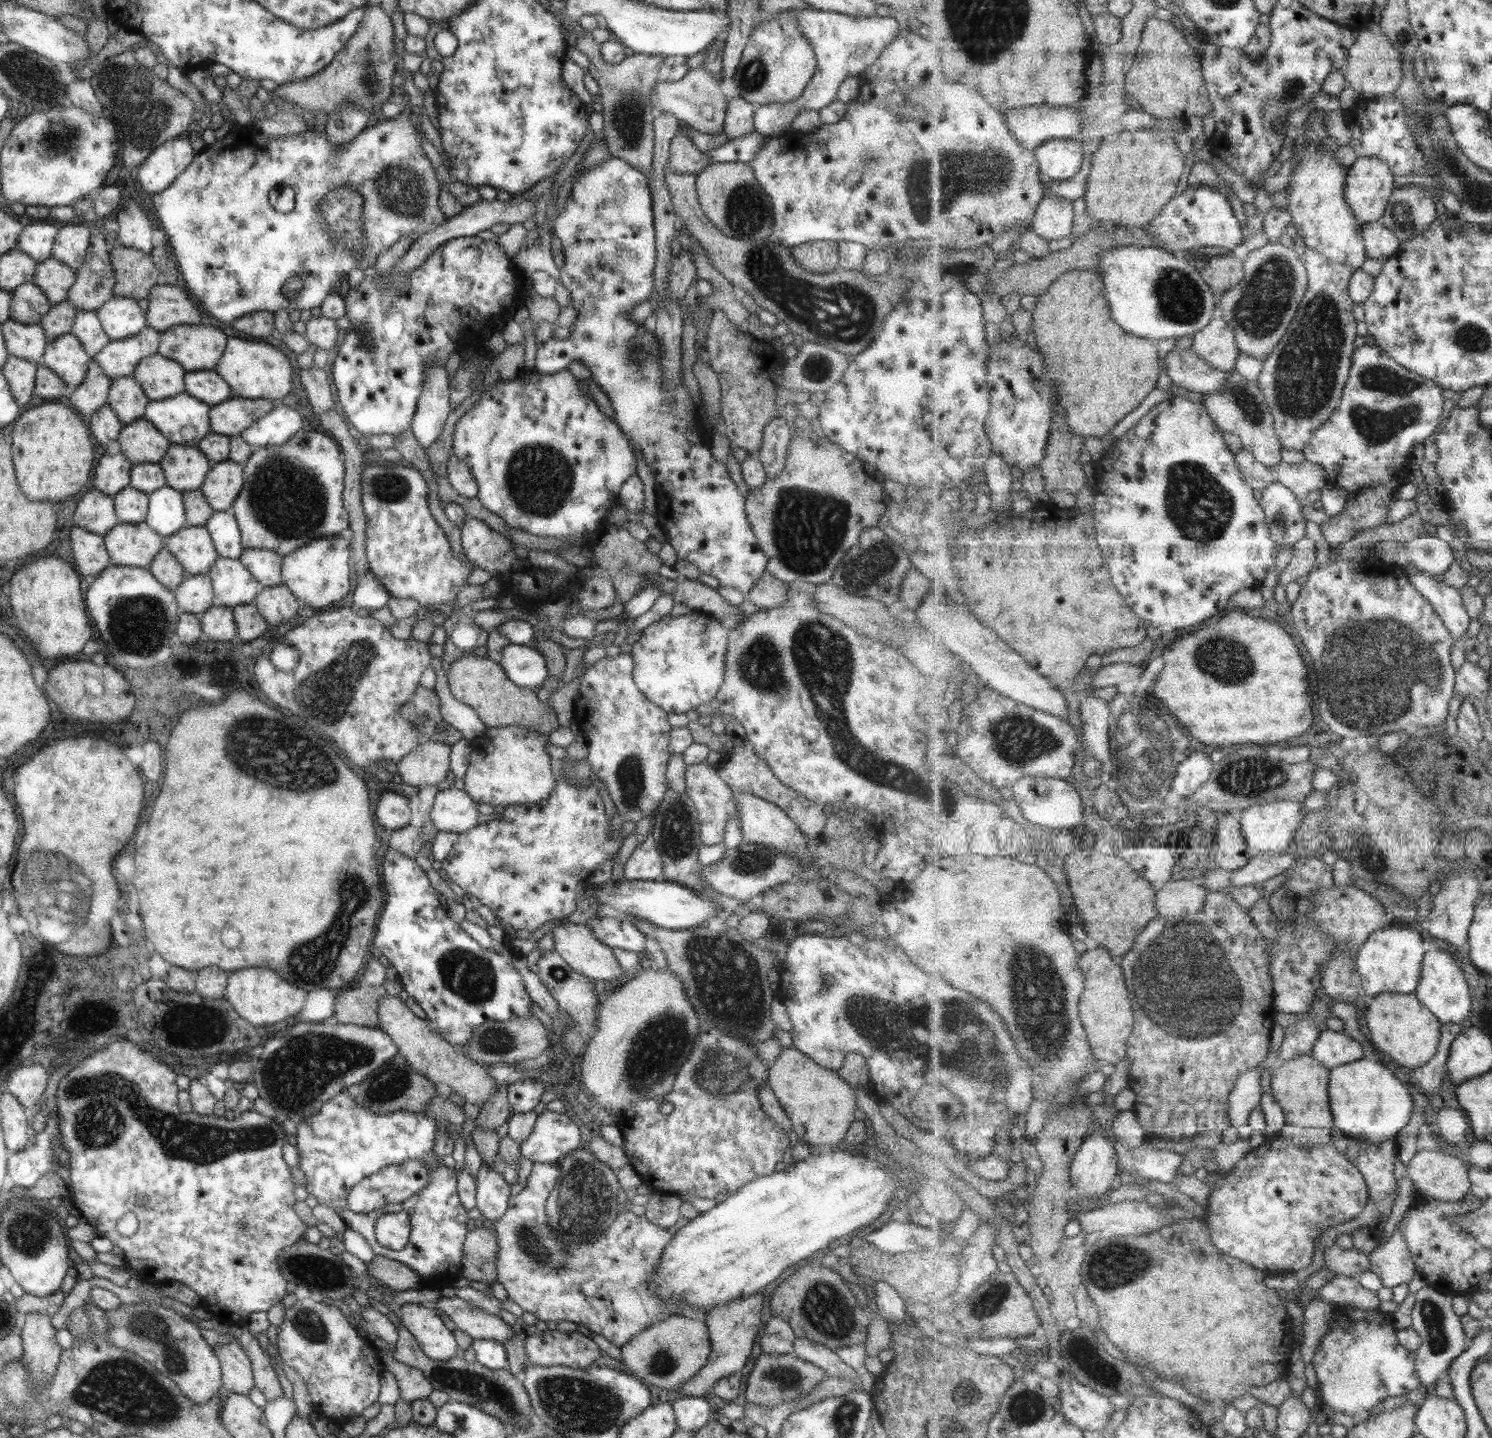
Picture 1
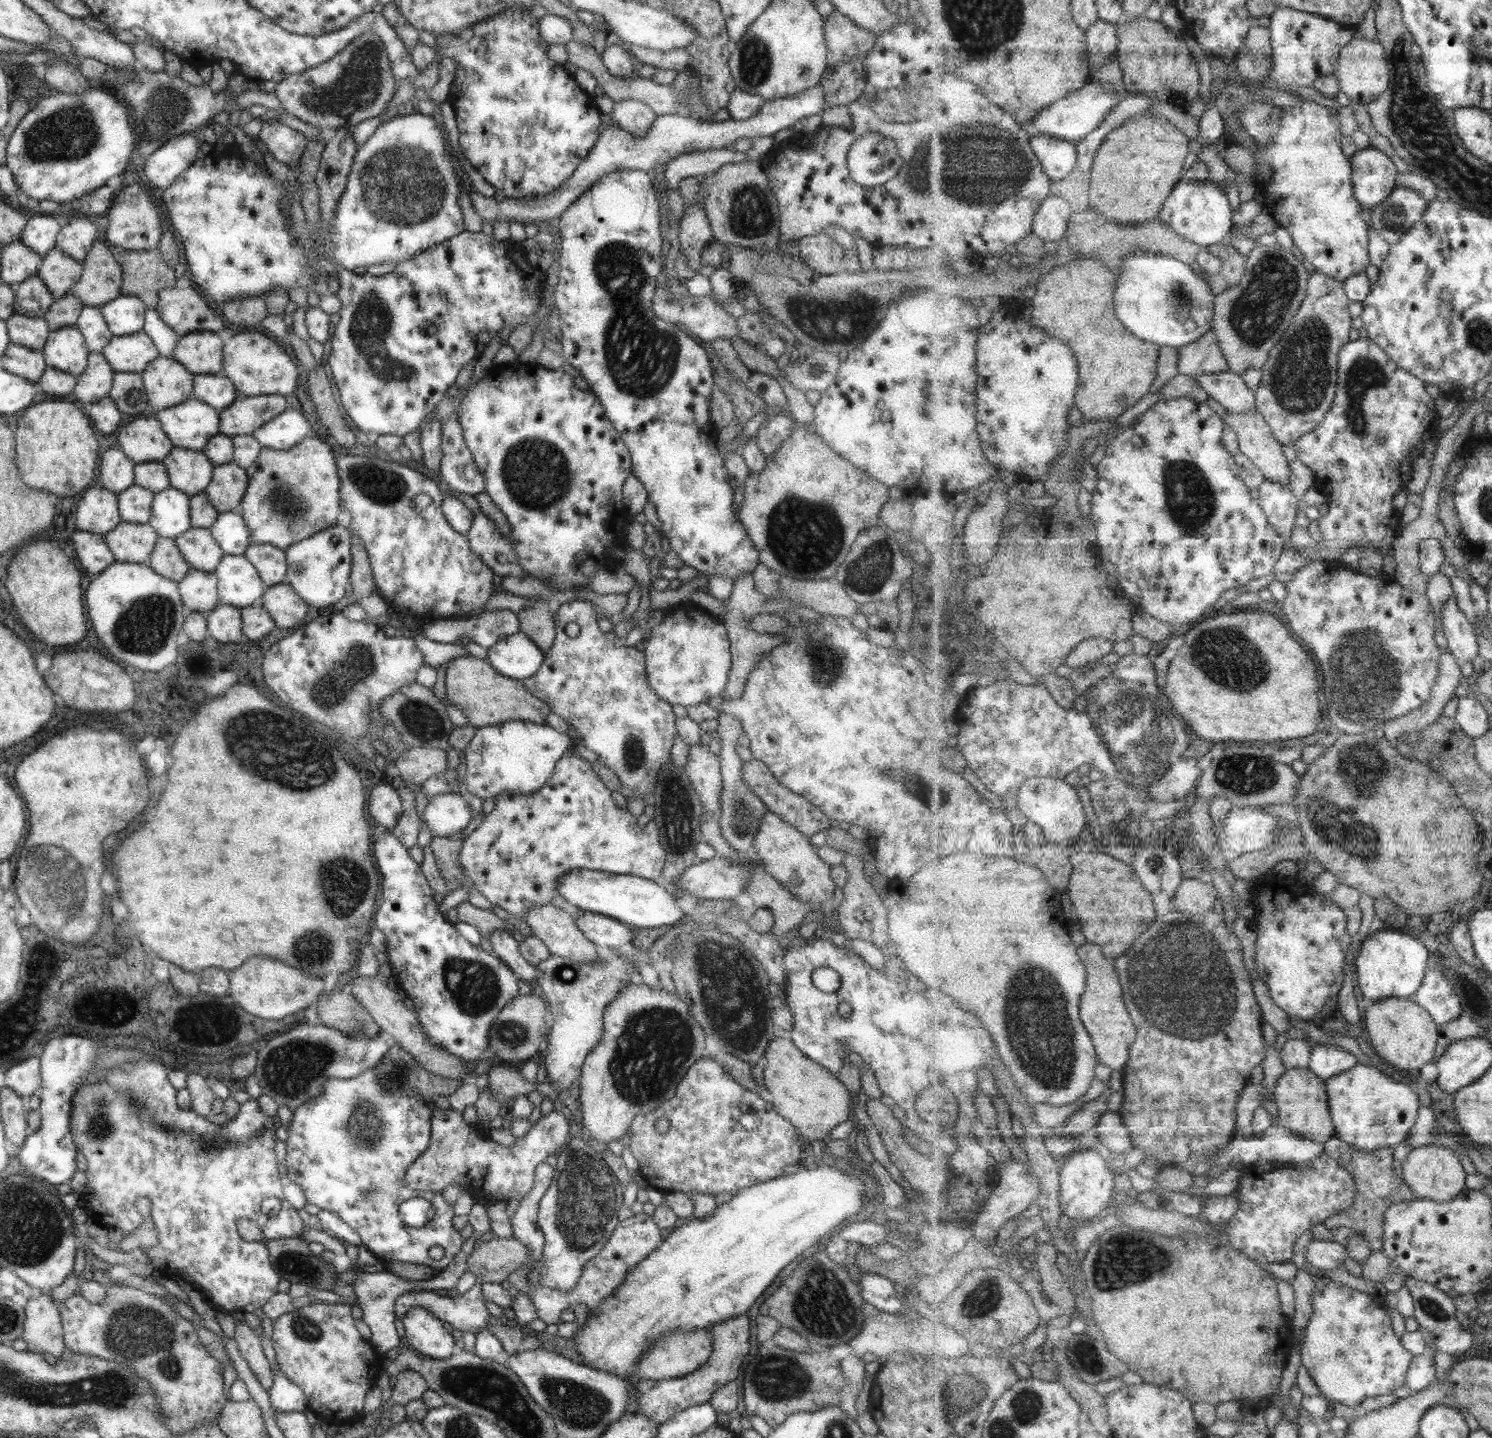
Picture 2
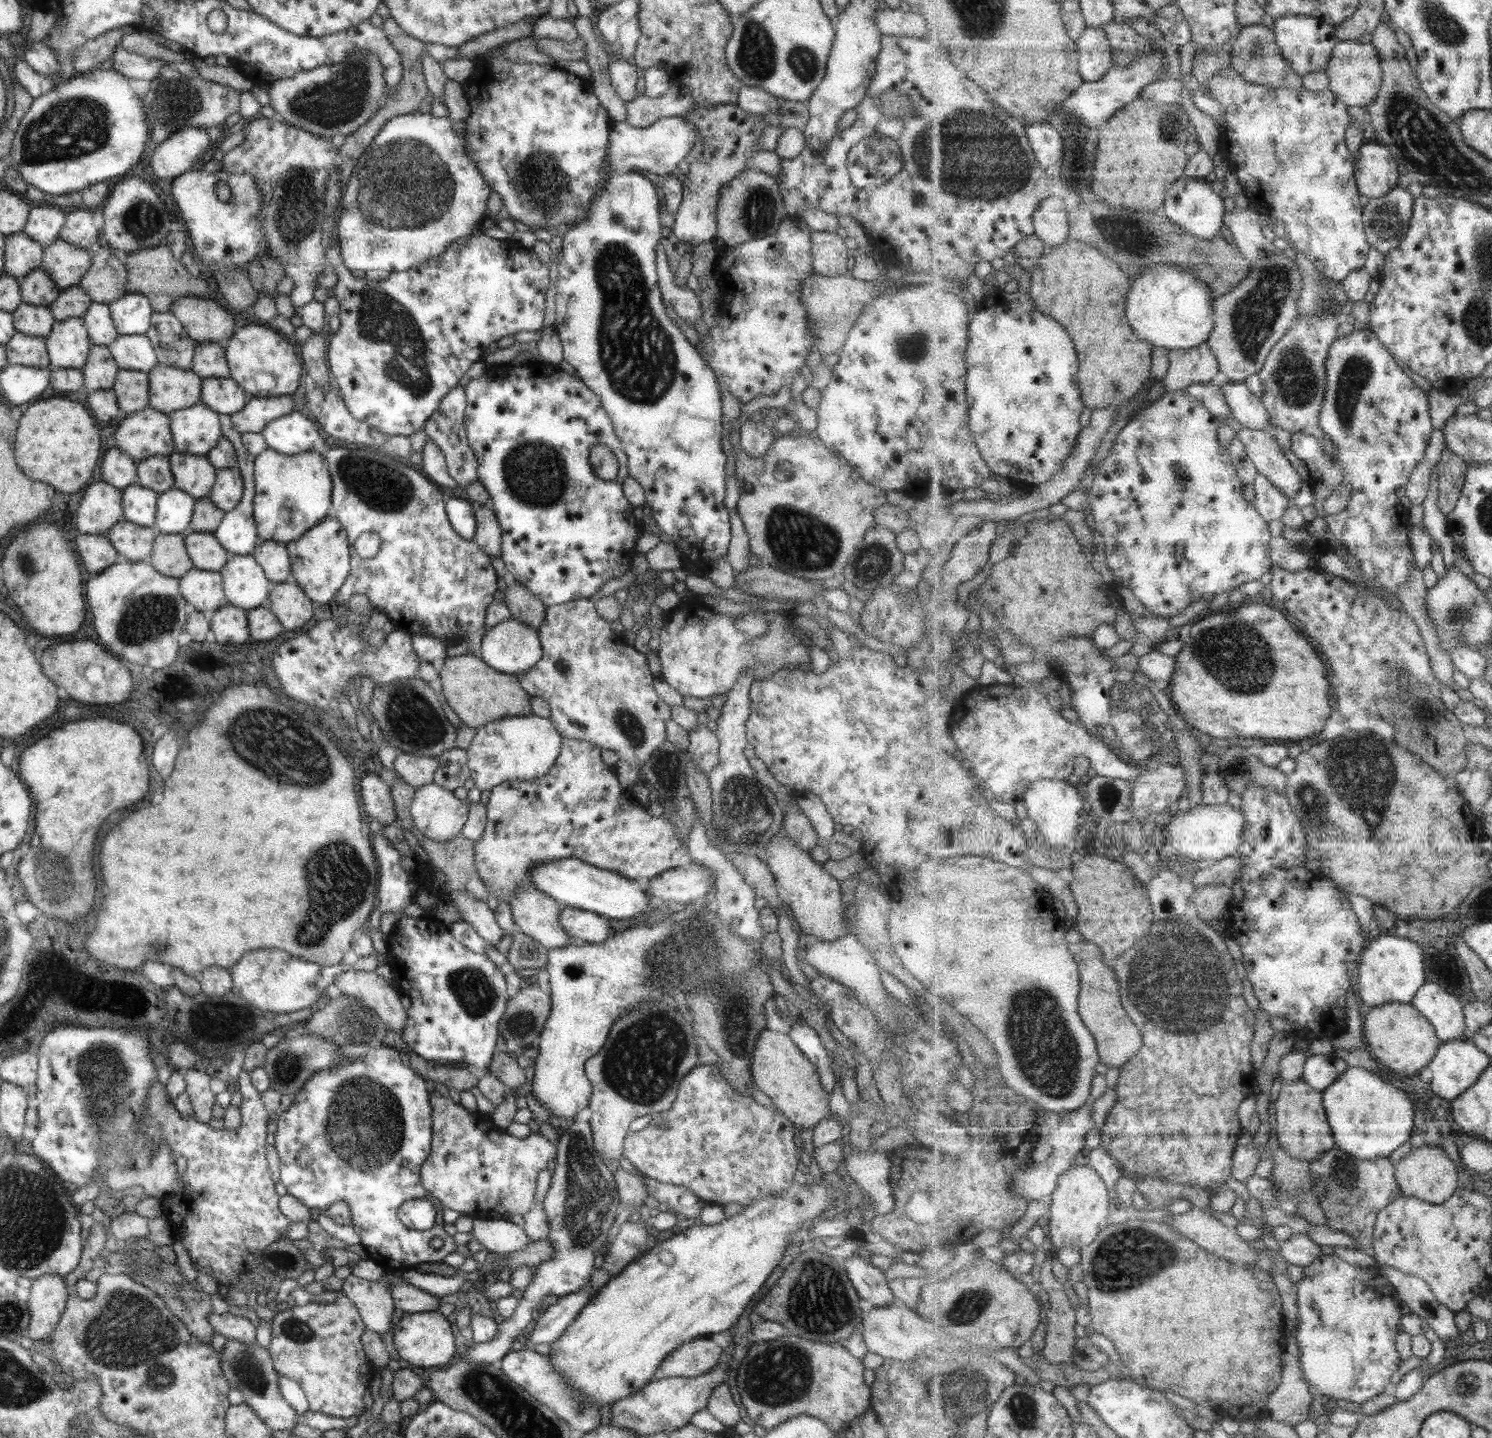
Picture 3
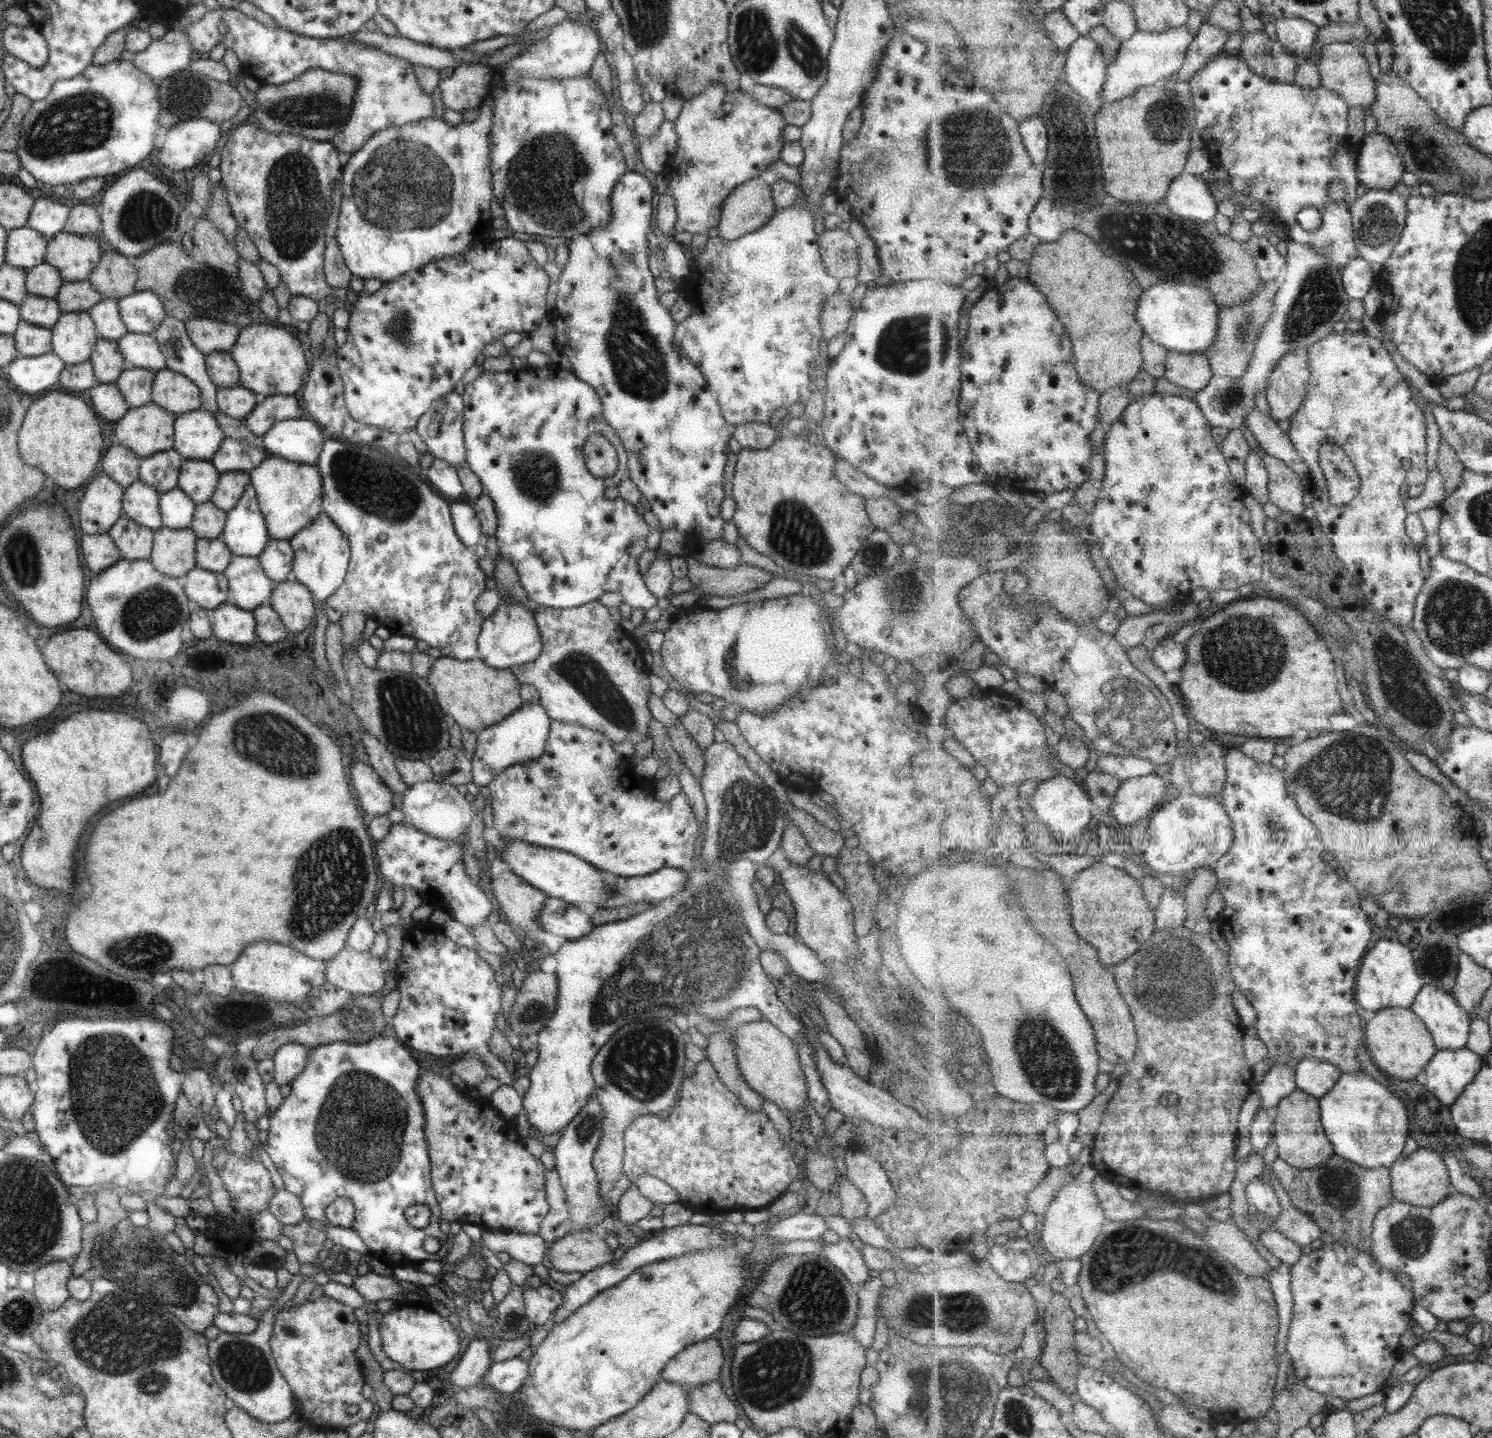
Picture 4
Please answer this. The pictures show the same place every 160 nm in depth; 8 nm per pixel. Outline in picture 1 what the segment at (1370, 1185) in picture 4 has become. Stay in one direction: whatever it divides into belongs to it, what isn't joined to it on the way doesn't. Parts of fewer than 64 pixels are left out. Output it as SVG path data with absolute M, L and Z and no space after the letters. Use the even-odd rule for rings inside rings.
M1333 1127L1332 1141L1337 1149L1341 1150L1341 1153L1349 1156L1349 1159L1353 1160L1353 1164L1356 1164L1360 1168L1360 1171L1364 1174L1365 1180L1369 1187L1369 1202L1366 1209L1359 1217L1355 1217L1350 1224L1341 1223L1335 1225L1333 1228L1325 1229L1320 1234L1320 1240L1316 1242L1316 1248L1318 1254L1313 1257L1313 1262L1301 1270L1296 1270L1291 1274L1292 1280L1284 1283L1284 1292L1295 1289L1295 1287L1302 1287L1302 1281L1308 1278L1311 1274L1318 1272L1319 1269L1325 1266L1324 1252L1328 1246L1335 1245L1335 1238L1339 1234L1352 1234L1354 1230L1359 1228L1368 1228L1370 1226L1379 1226L1381 1222L1386 1222L1391 1216L1391 1210L1395 1206L1395 1200L1397 1200L1397 1176L1395 1176L1395 1160L1397 1160L1397 1143L1394 1140L1388 1140L1382 1143L1373 1143L1367 1140L1360 1140L1349 1137L1342 1134L1337 1127Z

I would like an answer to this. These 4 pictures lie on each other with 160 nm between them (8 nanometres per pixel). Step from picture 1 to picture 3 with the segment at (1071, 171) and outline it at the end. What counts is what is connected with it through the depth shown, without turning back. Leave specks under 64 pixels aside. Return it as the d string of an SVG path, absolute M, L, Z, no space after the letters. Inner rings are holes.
M1051 122L1035 123L1026 126L1026 130L1041 166L1051 170L1051 166L1062 164L1061 158L1063 158L1067 146L1056 125L1053 126Z

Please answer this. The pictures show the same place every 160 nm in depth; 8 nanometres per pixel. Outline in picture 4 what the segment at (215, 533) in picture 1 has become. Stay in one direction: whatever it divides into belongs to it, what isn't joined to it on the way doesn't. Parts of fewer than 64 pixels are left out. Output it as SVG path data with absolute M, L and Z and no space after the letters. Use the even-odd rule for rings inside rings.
M166 317L154 330L152 337L166 360L166 368L185 375L200 392L200 409L212 414L216 408L216 386L207 376L204 356L189 340L184 323L176 318ZM249 482L237 504L226 512L219 539L235 556L256 558L265 549L268 542L267 527L258 507L255 489Z

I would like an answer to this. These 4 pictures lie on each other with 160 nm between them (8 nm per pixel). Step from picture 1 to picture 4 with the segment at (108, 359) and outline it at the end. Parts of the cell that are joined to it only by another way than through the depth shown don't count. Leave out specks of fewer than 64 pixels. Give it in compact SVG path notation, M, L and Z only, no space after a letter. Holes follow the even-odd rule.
M127 332L116 343L126 366L152 373L166 368L166 360L152 334Z

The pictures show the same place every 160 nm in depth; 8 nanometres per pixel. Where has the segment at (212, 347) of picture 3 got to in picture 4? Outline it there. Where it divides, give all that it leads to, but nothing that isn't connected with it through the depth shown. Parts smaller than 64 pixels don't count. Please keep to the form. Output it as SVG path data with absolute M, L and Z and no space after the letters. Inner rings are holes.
M215 352L204 356L207 376L216 387L233 387L240 382L239 371L230 353Z

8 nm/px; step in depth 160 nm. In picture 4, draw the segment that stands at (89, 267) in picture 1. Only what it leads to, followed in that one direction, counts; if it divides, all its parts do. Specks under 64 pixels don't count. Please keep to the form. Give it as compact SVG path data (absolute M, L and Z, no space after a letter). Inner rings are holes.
M112 251L101 254L97 266L88 274L90 285L102 298L120 299L134 293L138 273L126 257Z

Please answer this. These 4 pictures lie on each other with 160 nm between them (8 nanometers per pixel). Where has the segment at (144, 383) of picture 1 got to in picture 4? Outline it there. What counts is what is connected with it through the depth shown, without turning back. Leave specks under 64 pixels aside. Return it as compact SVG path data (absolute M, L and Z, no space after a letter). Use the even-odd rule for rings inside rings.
M167 368L154 373L151 403L174 415L199 410L200 392L185 375Z

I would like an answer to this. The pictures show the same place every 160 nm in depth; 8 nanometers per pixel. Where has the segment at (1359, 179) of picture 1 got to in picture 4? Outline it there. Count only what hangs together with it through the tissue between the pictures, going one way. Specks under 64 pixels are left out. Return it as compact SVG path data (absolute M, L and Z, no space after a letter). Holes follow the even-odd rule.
M1385 134L1364 137L1357 152L1358 174L1363 190L1394 190L1406 168L1402 154Z

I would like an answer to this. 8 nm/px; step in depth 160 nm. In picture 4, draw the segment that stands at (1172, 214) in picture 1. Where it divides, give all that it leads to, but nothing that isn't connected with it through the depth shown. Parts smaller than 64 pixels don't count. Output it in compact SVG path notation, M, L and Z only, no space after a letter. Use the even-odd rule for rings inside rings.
M1187 171L1173 179L1165 204L1169 204L1169 209L1176 215L1200 223L1213 222L1219 212L1219 204L1211 194L1210 181Z

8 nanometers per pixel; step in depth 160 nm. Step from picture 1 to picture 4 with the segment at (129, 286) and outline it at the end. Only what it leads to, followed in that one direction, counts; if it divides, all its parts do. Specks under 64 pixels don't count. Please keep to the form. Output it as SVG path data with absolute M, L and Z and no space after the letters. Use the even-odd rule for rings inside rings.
M179 241L157 245L134 263L138 279L134 292L149 289L163 303L167 316L185 323L187 318L211 318L219 322L237 325L237 316L246 314L245 298L241 289L221 271L204 264L201 258L186 251Z

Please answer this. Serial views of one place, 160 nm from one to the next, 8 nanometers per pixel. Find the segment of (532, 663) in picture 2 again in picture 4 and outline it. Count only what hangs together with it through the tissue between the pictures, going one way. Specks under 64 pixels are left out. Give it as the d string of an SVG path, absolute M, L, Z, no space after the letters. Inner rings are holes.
M500 598L495 612L481 621L476 647L478 658L494 669L508 669L513 665L533 662L542 649L533 610L521 608L509 598Z

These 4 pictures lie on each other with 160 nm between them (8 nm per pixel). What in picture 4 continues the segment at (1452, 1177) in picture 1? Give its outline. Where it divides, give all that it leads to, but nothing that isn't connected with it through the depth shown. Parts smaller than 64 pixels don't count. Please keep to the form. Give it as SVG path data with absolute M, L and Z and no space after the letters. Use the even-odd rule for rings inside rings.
M1418 1148L1409 1156L1402 1155L1391 1167L1392 1187L1396 1200L1412 1203L1415 1206L1435 1206L1444 1201L1449 1194L1451 1176L1449 1168L1445 1165L1445 1159L1436 1151L1429 1148Z

